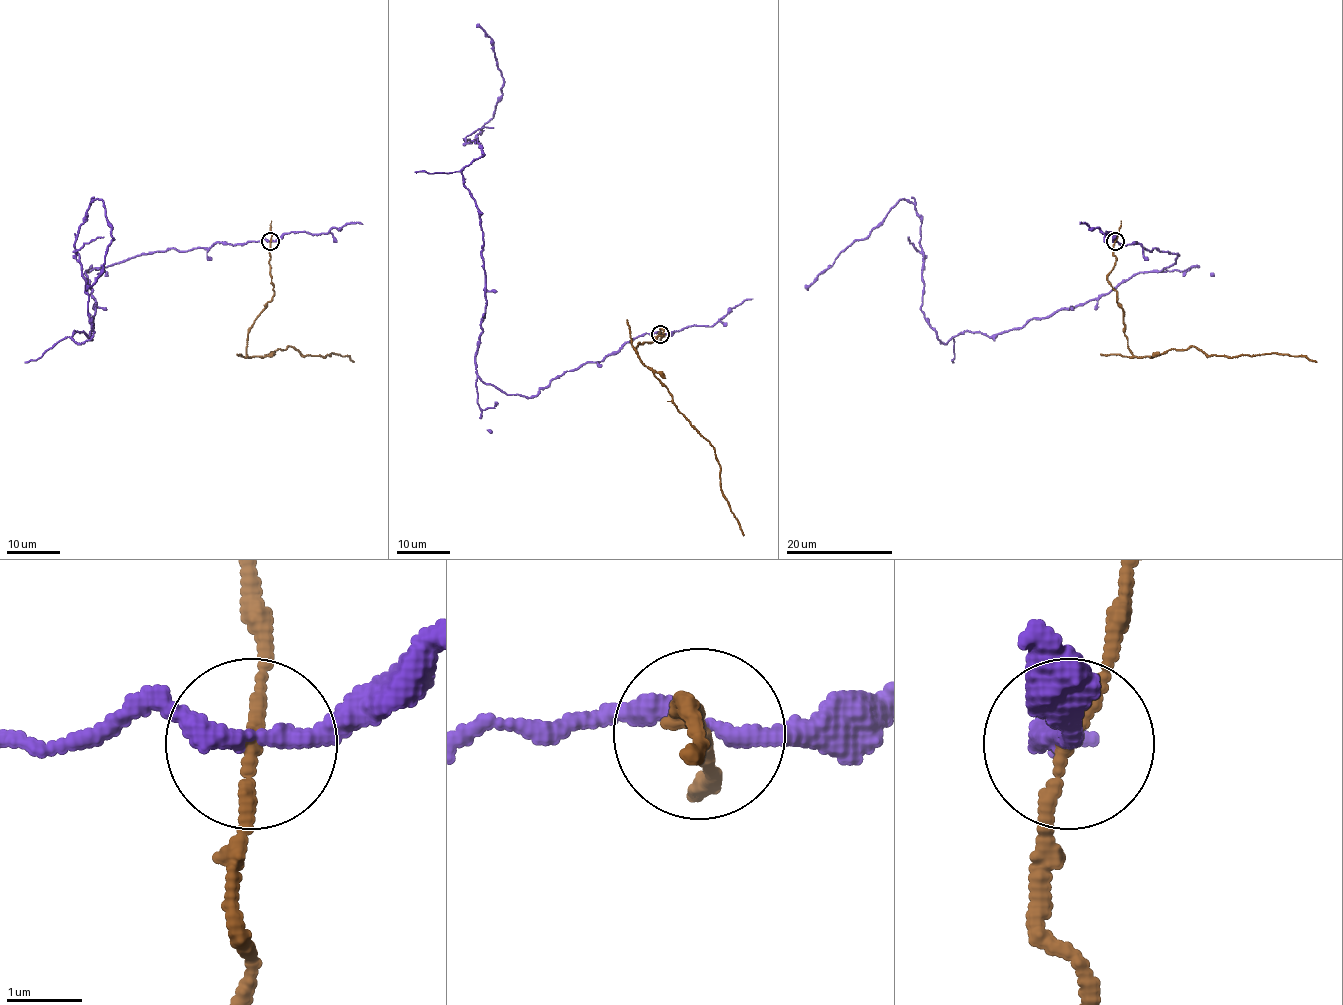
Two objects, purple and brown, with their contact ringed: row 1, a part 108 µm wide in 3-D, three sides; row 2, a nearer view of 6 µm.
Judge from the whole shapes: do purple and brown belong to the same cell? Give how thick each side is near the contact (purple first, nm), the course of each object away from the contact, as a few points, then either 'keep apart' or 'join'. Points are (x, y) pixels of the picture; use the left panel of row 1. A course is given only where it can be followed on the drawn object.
280/150 nm | purple via (270, 241), (85, 273), (82, 343), (76, 234), (100, 198), (113, 240), (86, 290) | brown via (270, 241), (274, 295), (247, 334), (247, 355), (262, 357), (289, 346), (303, 355), (331, 353), (354, 362) | keep apart

